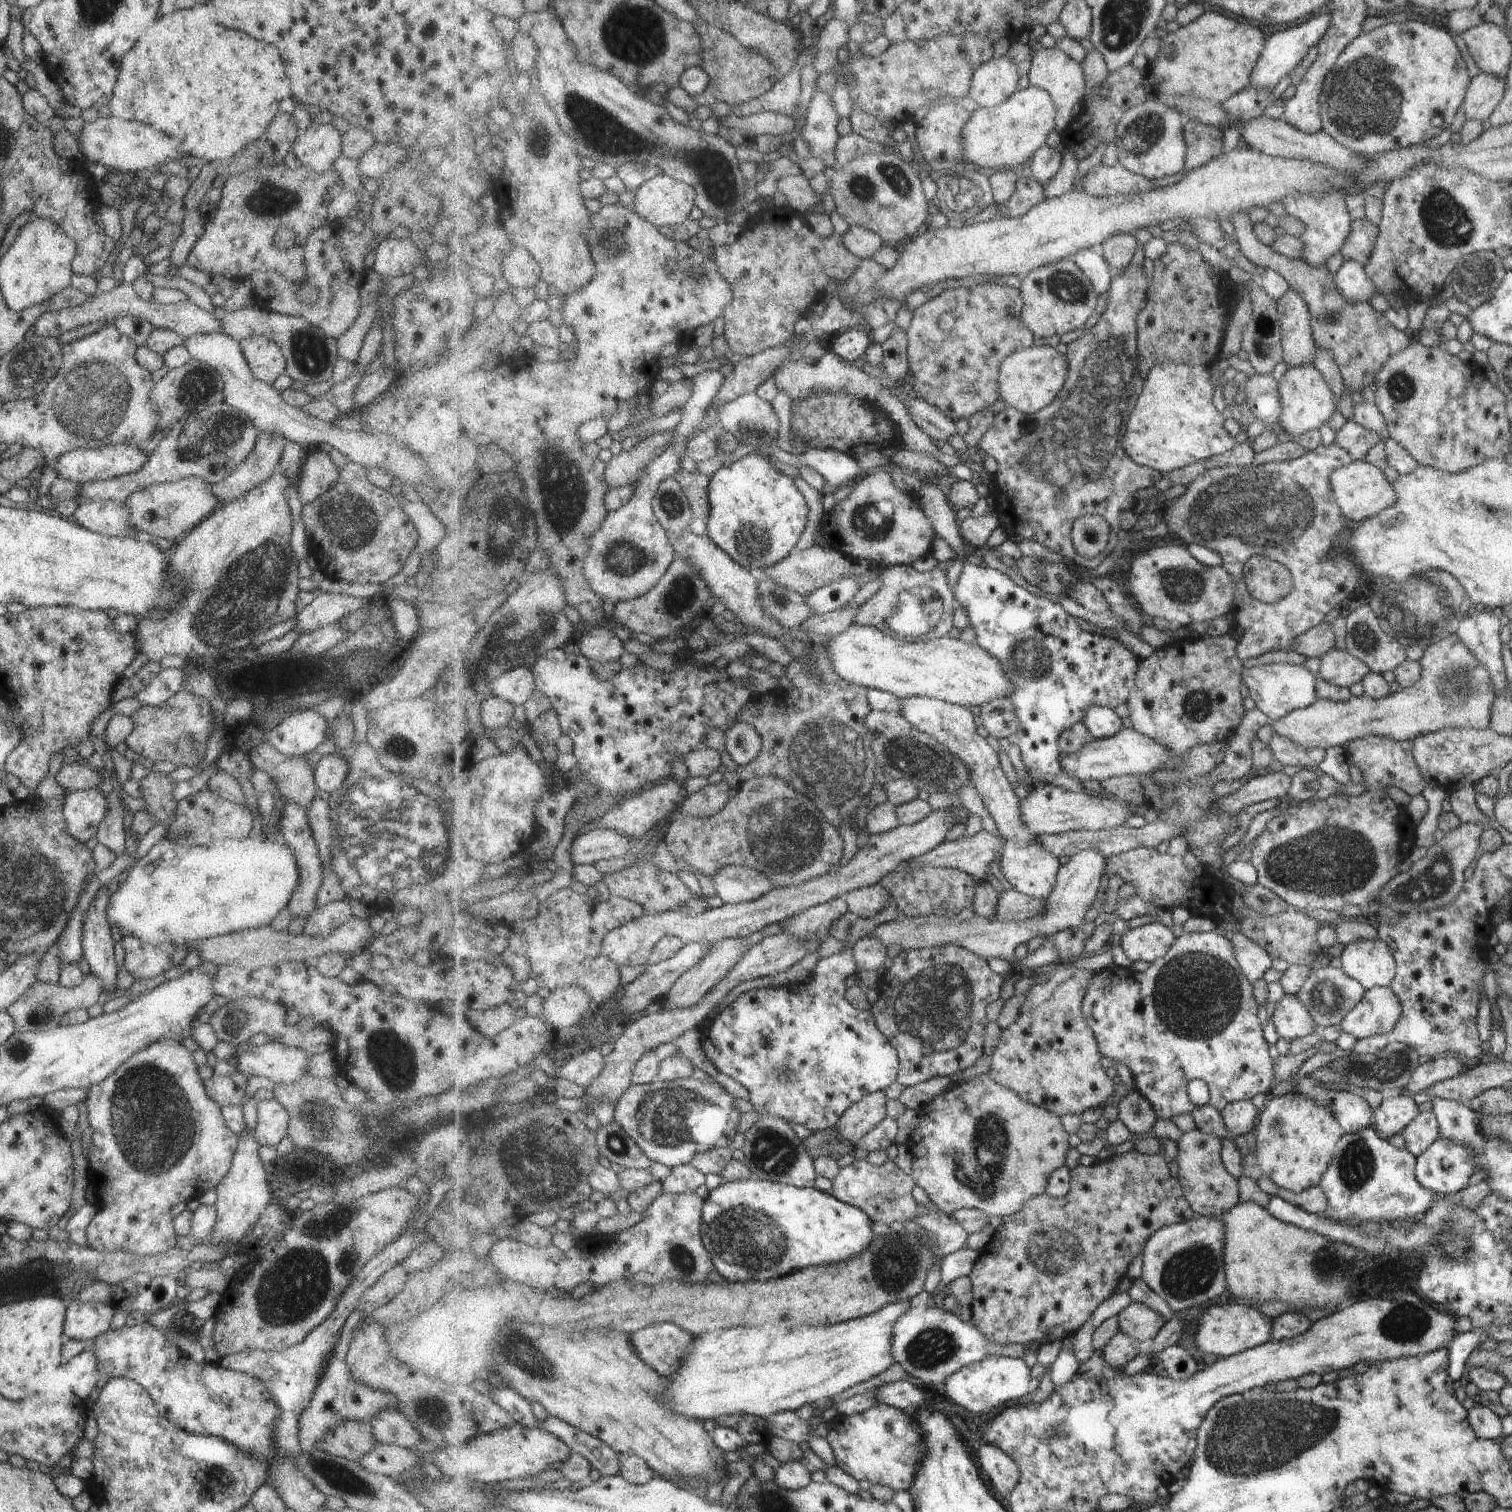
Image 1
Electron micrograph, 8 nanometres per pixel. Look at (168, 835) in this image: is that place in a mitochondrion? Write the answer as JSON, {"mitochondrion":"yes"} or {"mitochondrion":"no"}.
{"mitochondrion":"no"}

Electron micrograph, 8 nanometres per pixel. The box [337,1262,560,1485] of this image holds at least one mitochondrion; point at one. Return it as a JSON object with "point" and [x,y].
{"point":[432,1411]}

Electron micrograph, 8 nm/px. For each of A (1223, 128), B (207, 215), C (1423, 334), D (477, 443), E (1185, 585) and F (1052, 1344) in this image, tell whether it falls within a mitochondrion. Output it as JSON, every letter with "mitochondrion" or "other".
{"A":"other","B":"other","C":"other","D":"other","E":"mitochondrion","F":"other"}

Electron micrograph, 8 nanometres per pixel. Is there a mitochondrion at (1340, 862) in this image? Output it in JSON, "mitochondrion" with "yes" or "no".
{"mitochondrion":"yes"}

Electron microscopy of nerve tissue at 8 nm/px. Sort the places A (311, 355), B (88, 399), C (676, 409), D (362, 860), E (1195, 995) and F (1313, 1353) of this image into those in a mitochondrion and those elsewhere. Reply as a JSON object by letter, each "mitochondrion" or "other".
{"A":"mitochondrion","B":"mitochondrion","C":"other","D":"mitochondrion","E":"mitochondrion","F":"other"}

